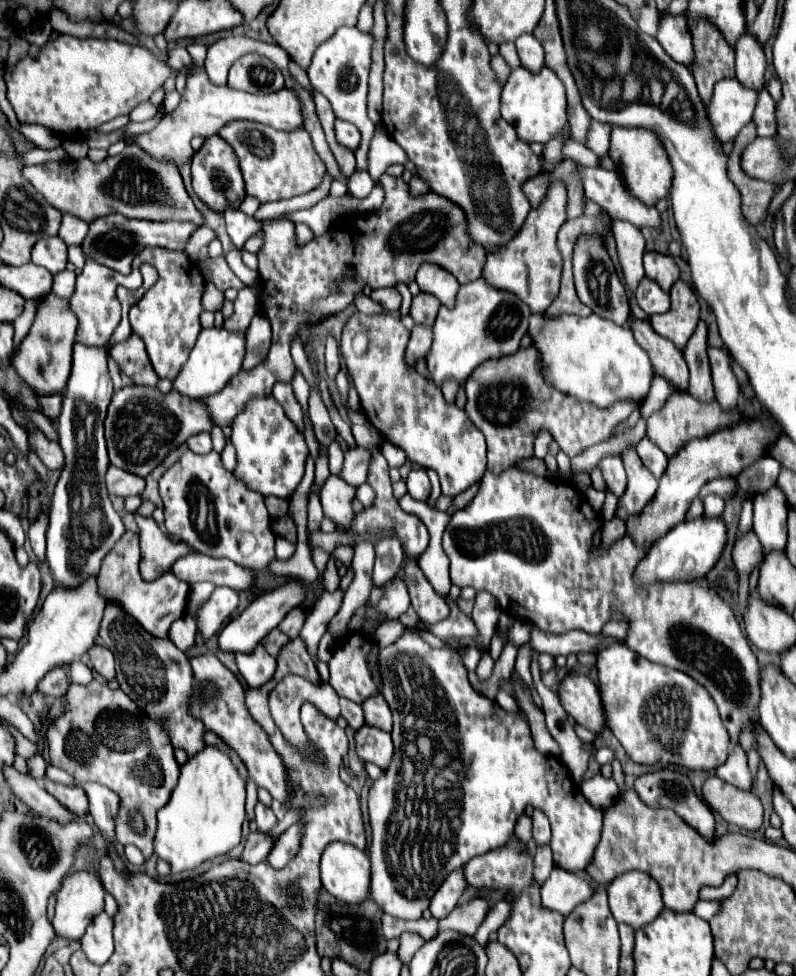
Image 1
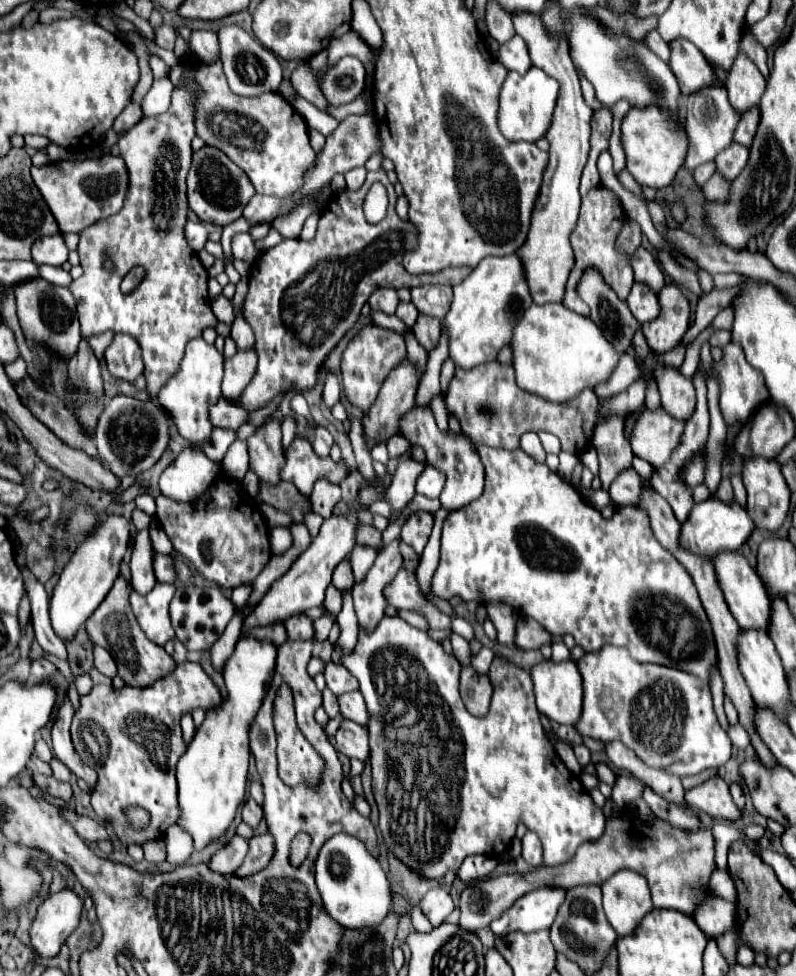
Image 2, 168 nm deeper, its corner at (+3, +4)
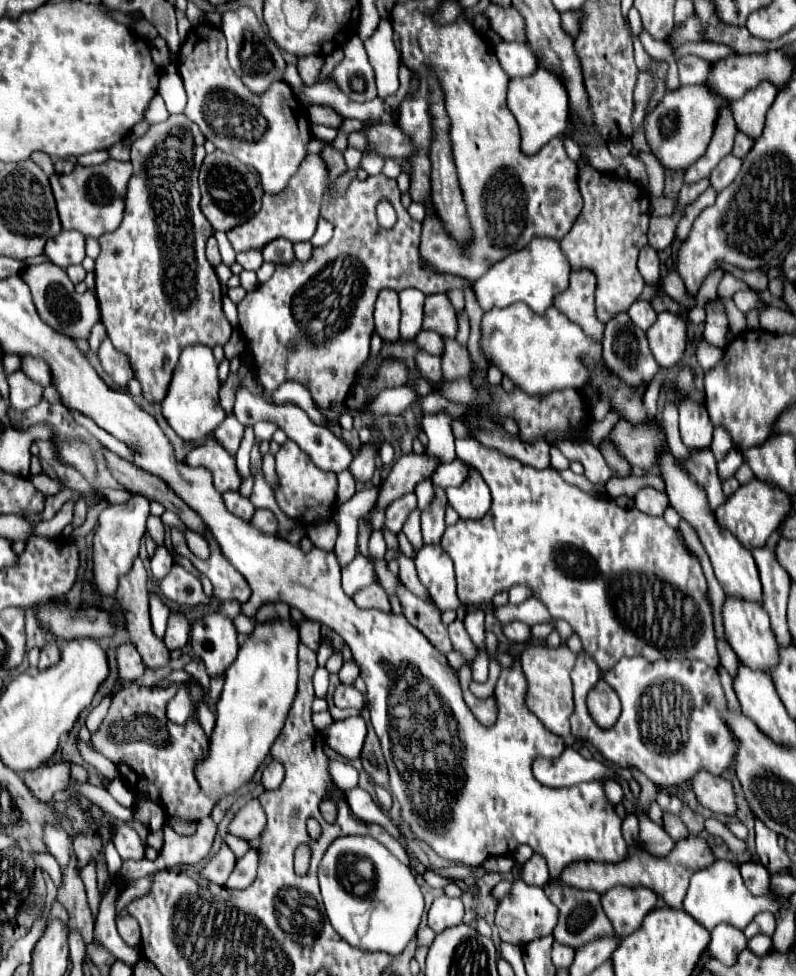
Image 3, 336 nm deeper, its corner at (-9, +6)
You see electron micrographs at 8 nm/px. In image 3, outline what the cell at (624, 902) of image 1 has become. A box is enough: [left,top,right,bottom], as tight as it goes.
[602,886,656,938]

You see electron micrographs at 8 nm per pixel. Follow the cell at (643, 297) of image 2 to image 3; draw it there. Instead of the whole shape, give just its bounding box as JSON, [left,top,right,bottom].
[628,302,658,332]

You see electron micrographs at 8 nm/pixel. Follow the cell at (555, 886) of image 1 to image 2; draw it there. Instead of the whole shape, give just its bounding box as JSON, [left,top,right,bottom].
[490,888,566,936]

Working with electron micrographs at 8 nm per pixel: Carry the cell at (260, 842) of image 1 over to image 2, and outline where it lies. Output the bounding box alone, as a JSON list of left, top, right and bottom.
[208,836,250,874]

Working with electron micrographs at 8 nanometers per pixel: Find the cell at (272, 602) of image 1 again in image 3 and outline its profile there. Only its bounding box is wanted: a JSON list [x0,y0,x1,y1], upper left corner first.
[376,454,438,508]

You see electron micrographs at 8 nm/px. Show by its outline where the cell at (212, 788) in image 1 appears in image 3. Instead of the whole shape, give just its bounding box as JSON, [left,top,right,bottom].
[196,622,298,800]

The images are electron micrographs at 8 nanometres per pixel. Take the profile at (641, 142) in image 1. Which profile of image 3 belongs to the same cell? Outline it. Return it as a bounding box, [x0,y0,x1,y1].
[644,86,730,170]

